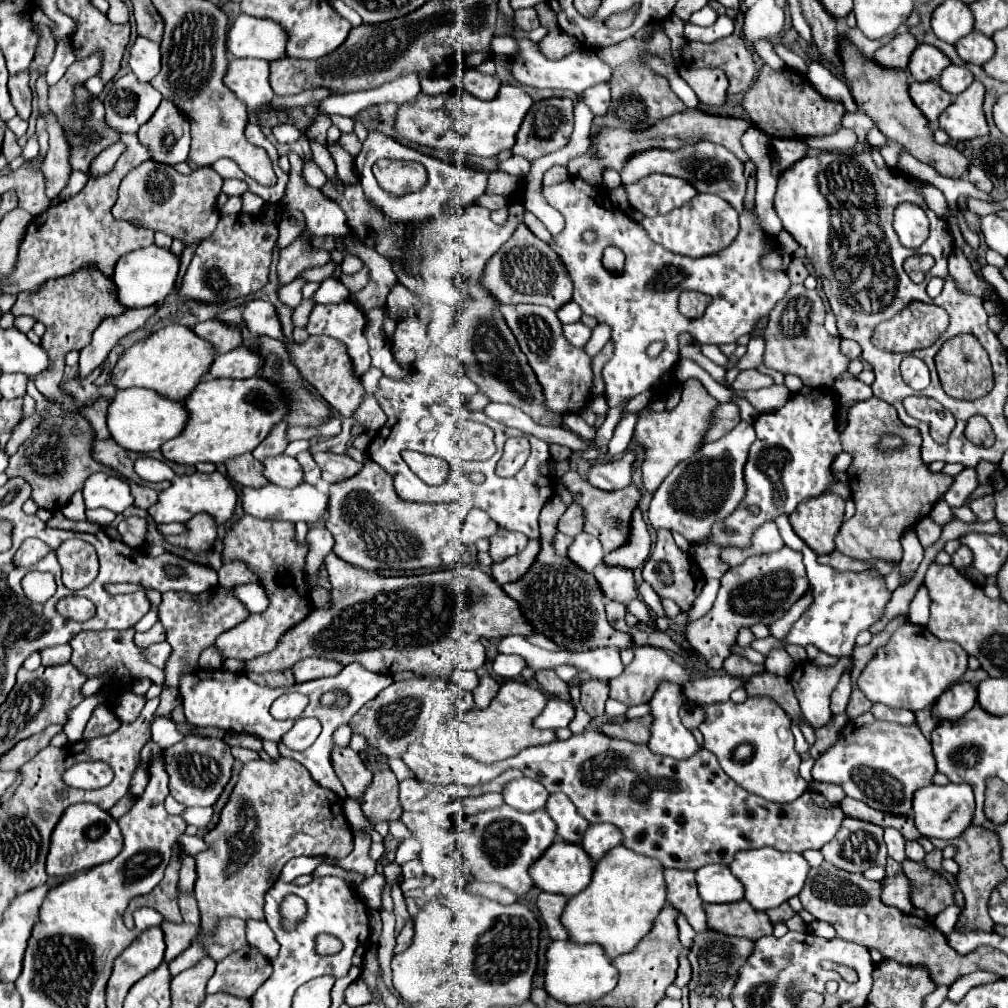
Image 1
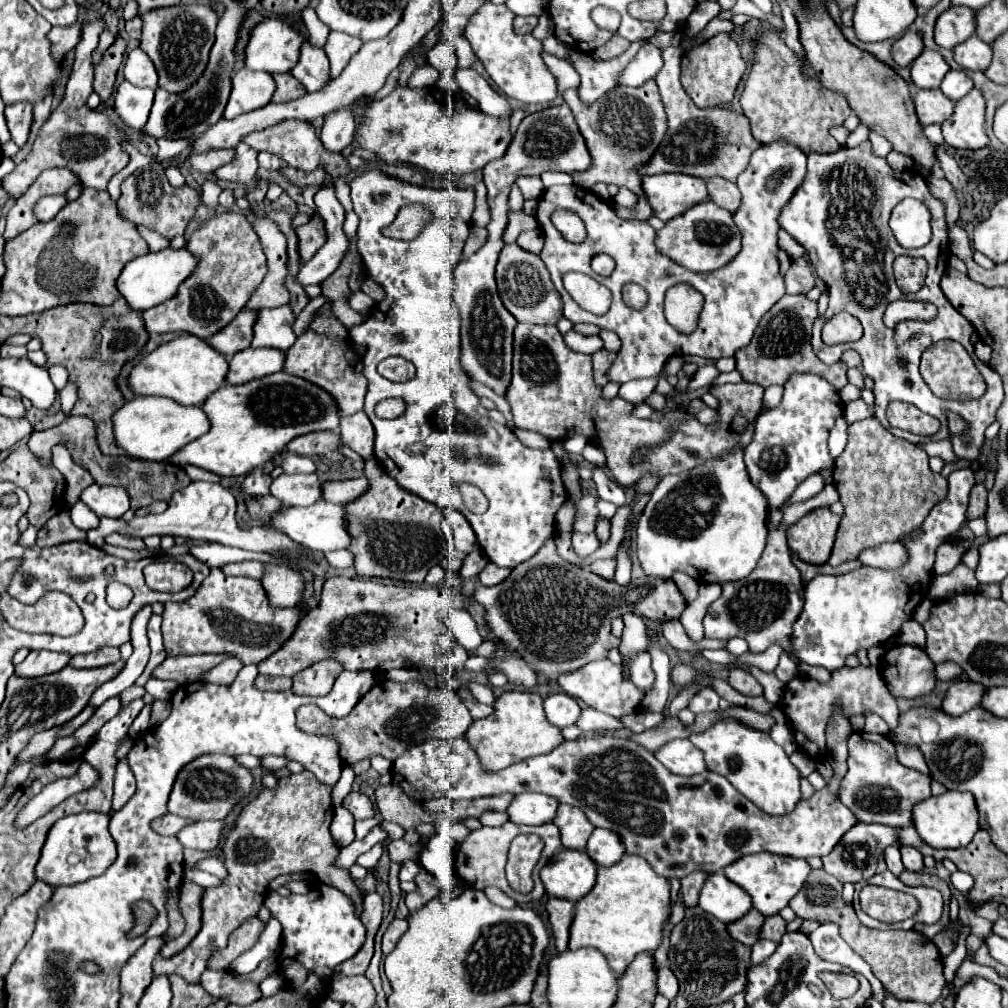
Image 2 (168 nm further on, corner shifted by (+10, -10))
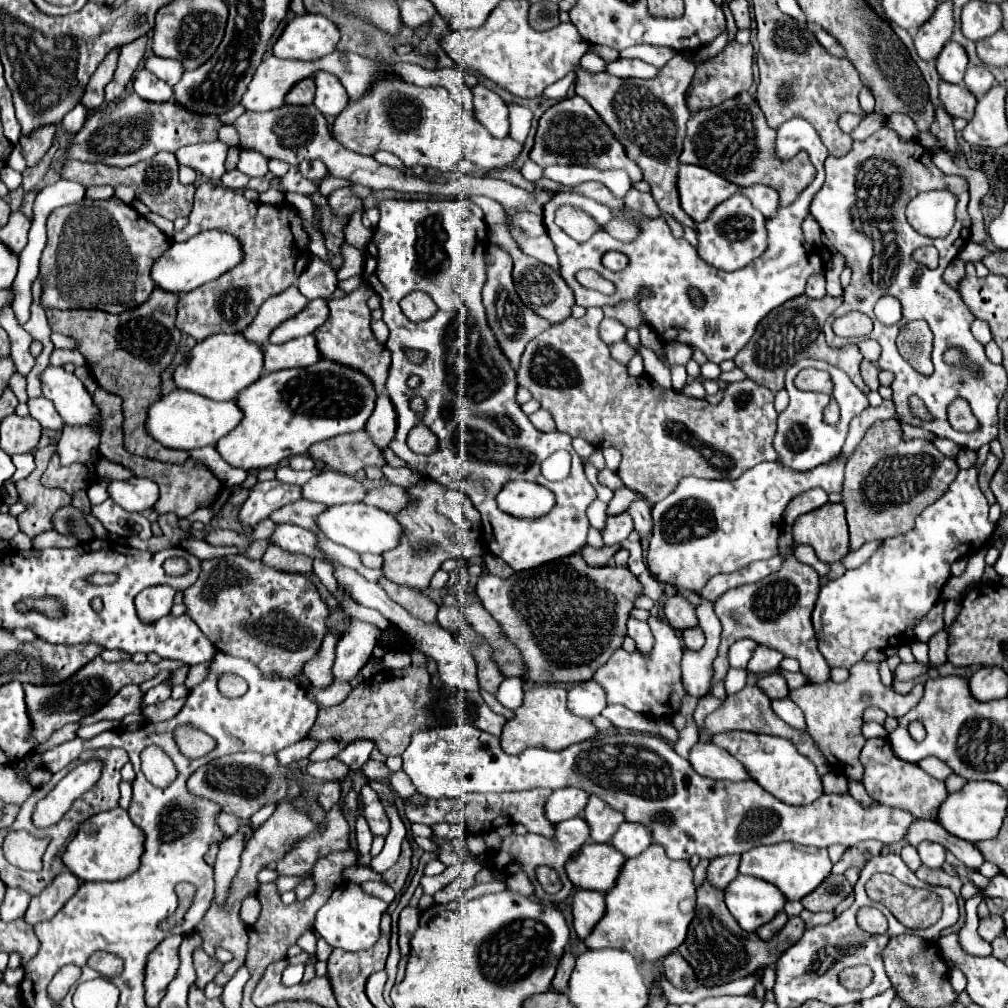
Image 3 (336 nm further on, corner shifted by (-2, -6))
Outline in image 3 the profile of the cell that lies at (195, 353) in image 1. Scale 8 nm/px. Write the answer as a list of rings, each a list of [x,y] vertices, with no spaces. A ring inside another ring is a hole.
[[[214,334],[192,348],[188,360],[176,368],[174,380],[178,388],[202,394],[212,400],[234,400],[248,384],[254,384],[262,376],[262,360],[262,346],[248,342],[244,334]]]

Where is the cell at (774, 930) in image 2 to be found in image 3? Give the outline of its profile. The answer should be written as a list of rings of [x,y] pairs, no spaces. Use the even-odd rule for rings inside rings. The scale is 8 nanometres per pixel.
[[[704,880],[698,888],[696,916],[690,924],[686,942],[684,942],[684,946],[678,948],[678,952],[694,968],[700,984],[714,986],[714,984],[724,984],[730,980],[746,978],[760,966],[774,968],[780,954],[784,954],[784,950],[788,950],[792,944],[796,944],[802,938],[802,934],[804,934],[804,922],[798,916],[790,918],[788,924],[770,942],[764,942],[756,934],[748,934],[748,932],[740,930],[740,926],[734,922],[732,914],[728,912],[726,904],[724,904],[724,892],[716,890],[714,886],[710,886],[708,880]]]

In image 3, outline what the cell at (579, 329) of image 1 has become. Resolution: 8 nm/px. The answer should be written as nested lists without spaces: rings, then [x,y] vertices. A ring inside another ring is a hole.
[[[604,318],[600,322],[600,338],[606,342],[606,344],[614,344],[614,342],[620,342],[624,340],[628,328],[618,322],[618,320],[612,320],[612,318]]]

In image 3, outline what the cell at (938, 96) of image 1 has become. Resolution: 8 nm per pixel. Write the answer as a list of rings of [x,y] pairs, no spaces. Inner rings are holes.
[[[940,82],[940,102],[944,104],[946,112],[952,114],[954,118],[970,120],[974,116],[974,108],[978,100],[972,92],[966,90],[964,84]]]

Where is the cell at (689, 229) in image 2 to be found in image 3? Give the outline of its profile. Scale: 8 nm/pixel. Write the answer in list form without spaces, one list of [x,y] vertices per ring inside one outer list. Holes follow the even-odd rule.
[[[736,192],[732,198],[716,206],[706,222],[698,224],[698,256],[710,266],[728,272],[748,266],[768,248],[764,222],[764,214],[760,214],[742,192]]]

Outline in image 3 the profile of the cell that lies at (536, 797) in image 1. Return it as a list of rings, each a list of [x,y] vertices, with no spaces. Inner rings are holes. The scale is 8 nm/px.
[[[580,788],[554,790],[546,802],[546,818],[550,822],[562,822],[580,816],[586,804],[588,804],[588,792]]]

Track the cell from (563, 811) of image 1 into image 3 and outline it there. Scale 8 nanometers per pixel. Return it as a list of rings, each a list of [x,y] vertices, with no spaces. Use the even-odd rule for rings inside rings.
[[[590,796],[590,802],[582,816],[590,826],[590,836],[594,842],[610,842],[612,834],[616,834],[620,824],[626,820],[624,814],[620,814],[618,810],[612,810],[596,796]]]

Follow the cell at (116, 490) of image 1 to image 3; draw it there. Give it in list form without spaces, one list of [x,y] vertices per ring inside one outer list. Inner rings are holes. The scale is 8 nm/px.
[[[132,478],[126,482],[112,482],[108,486],[108,494],[128,512],[144,512],[154,508],[160,490],[156,488],[156,482],[148,478]]]

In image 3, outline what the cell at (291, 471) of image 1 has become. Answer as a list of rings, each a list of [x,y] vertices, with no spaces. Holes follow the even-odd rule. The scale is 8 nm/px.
[[[322,470],[318,476],[310,478],[302,486],[302,494],[306,500],[320,502],[324,506],[362,502],[366,492],[368,490],[356,478],[332,470]]]

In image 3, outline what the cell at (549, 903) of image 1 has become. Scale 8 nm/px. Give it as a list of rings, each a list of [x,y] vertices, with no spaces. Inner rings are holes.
[[[578,890],[574,894],[572,914],[574,914],[574,928],[580,938],[586,938],[592,928],[600,922],[606,912],[606,894],[596,890]]]

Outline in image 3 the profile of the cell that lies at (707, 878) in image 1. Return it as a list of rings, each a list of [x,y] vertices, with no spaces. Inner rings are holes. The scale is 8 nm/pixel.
[[[740,874],[726,888],[726,906],[746,932],[756,932],[758,926],[770,922],[784,904],[784,894],[776,886],[752,876]]]

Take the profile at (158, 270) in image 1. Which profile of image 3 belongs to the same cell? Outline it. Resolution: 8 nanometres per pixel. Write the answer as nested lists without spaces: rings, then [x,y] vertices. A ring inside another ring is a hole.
[[[204,230],[186,242],[172,242],[172,246],[154,262],[152,280],[166,292],[190,292],[232,270],[238,262],[242,262],[242,256],[244,254],[238,238],[220,230]]]

